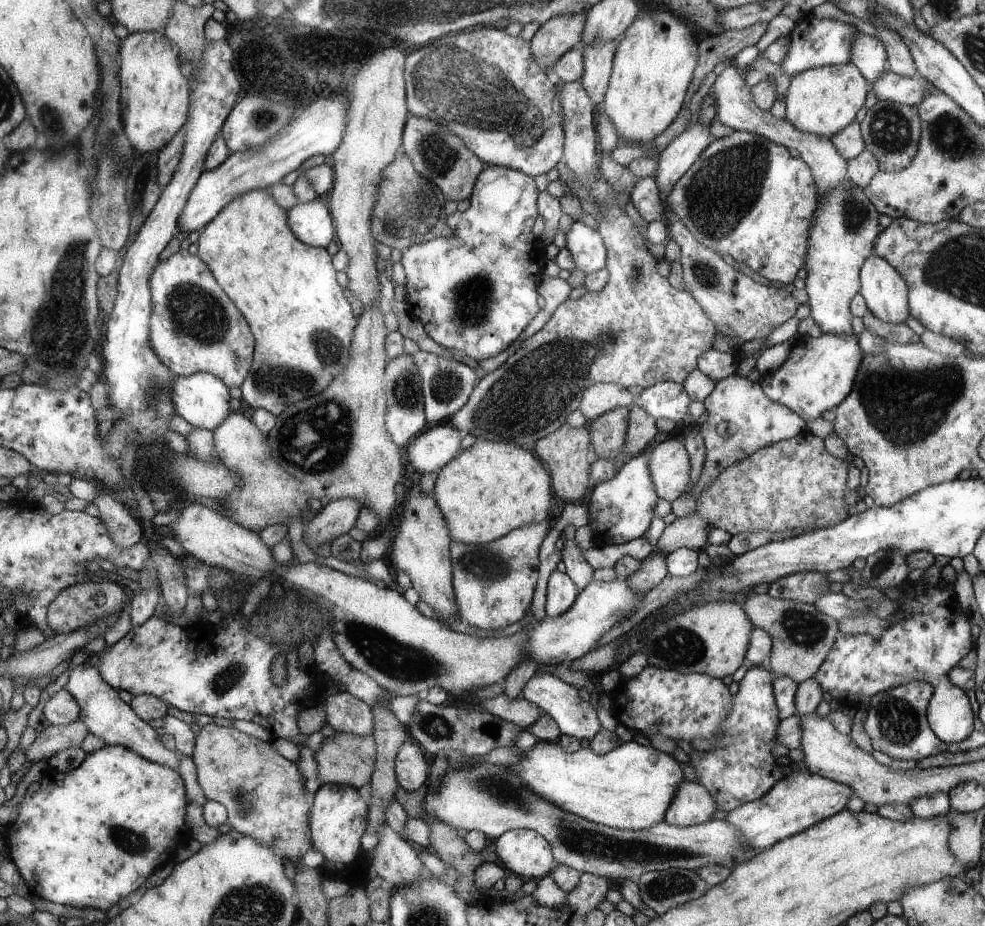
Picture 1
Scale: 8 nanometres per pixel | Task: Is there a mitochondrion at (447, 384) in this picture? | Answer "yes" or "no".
yes

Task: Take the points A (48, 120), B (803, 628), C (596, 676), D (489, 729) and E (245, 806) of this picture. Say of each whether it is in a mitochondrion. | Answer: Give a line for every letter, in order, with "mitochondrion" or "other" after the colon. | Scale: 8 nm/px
A: mitochondrion
B: mitochondrion
C: other
D: mitochondrion
E: mitochondrion

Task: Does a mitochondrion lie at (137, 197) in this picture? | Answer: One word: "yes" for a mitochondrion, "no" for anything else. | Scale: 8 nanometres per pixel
yes

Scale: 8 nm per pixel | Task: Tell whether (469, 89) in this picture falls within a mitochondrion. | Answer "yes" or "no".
yes

